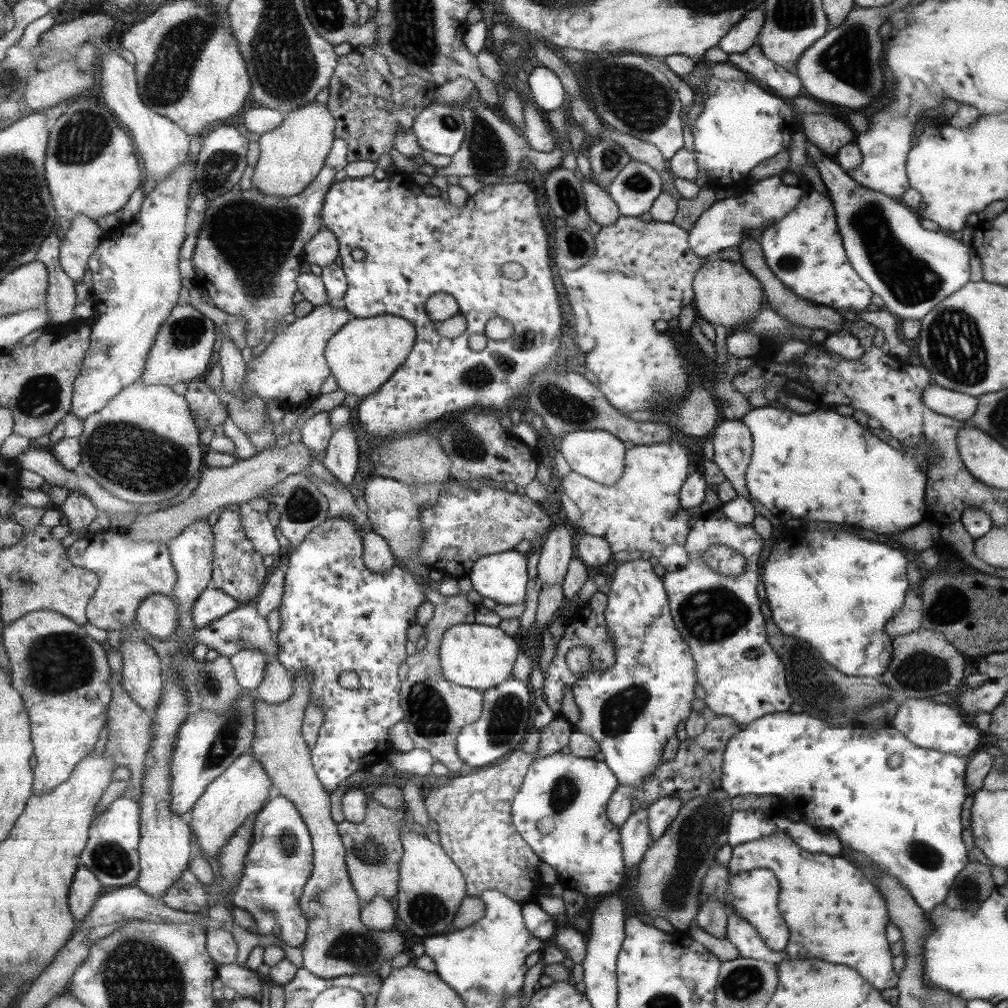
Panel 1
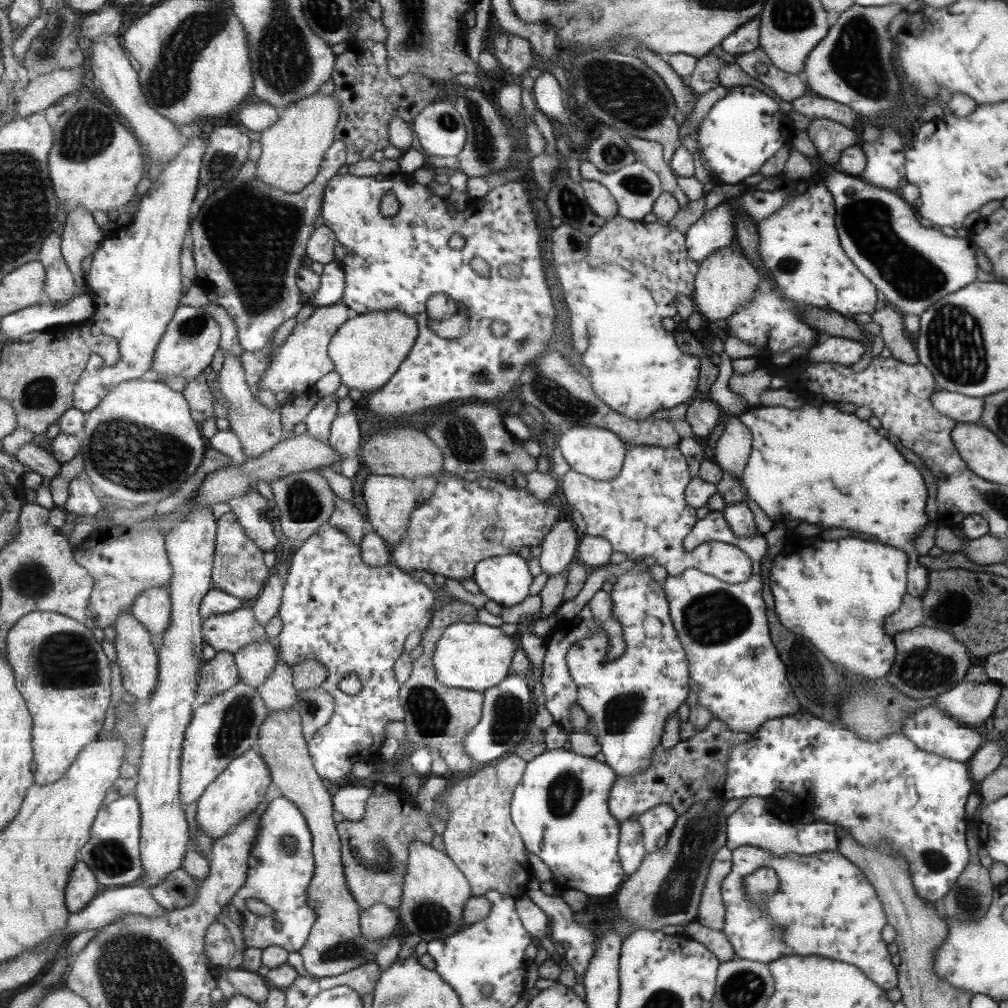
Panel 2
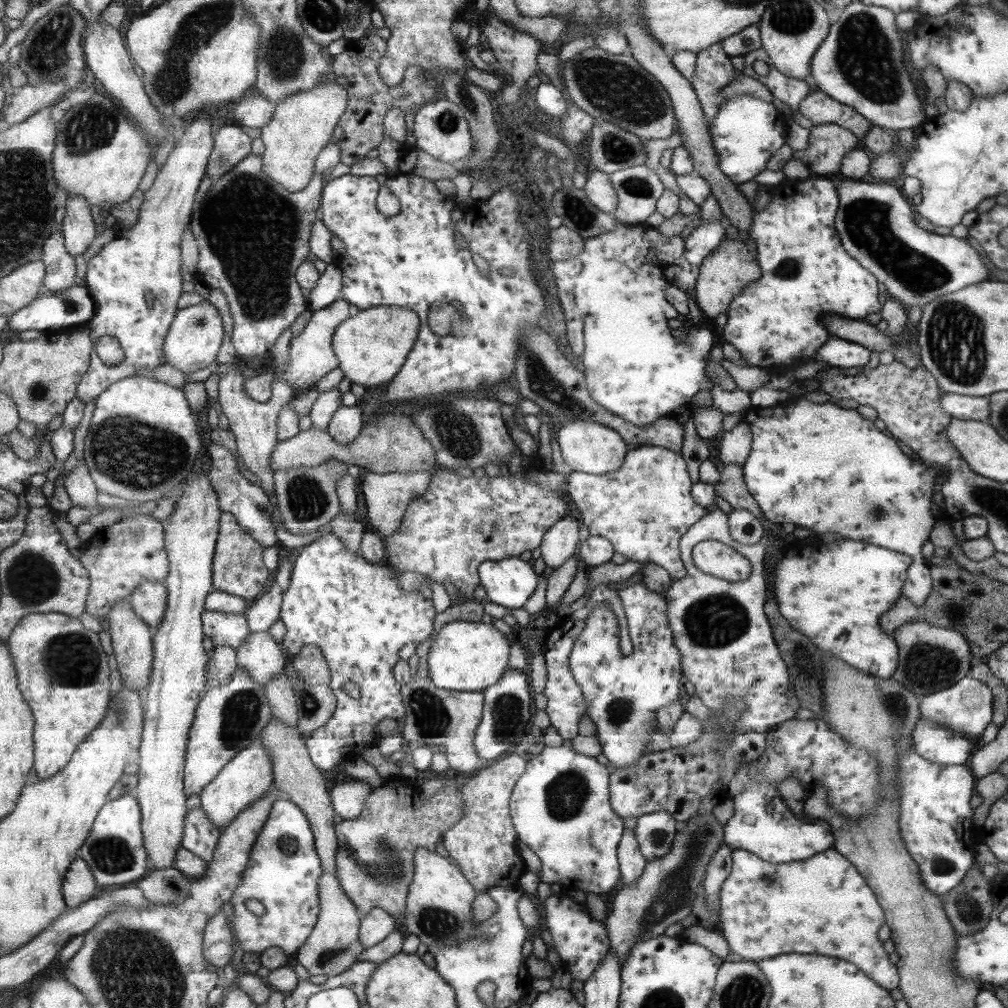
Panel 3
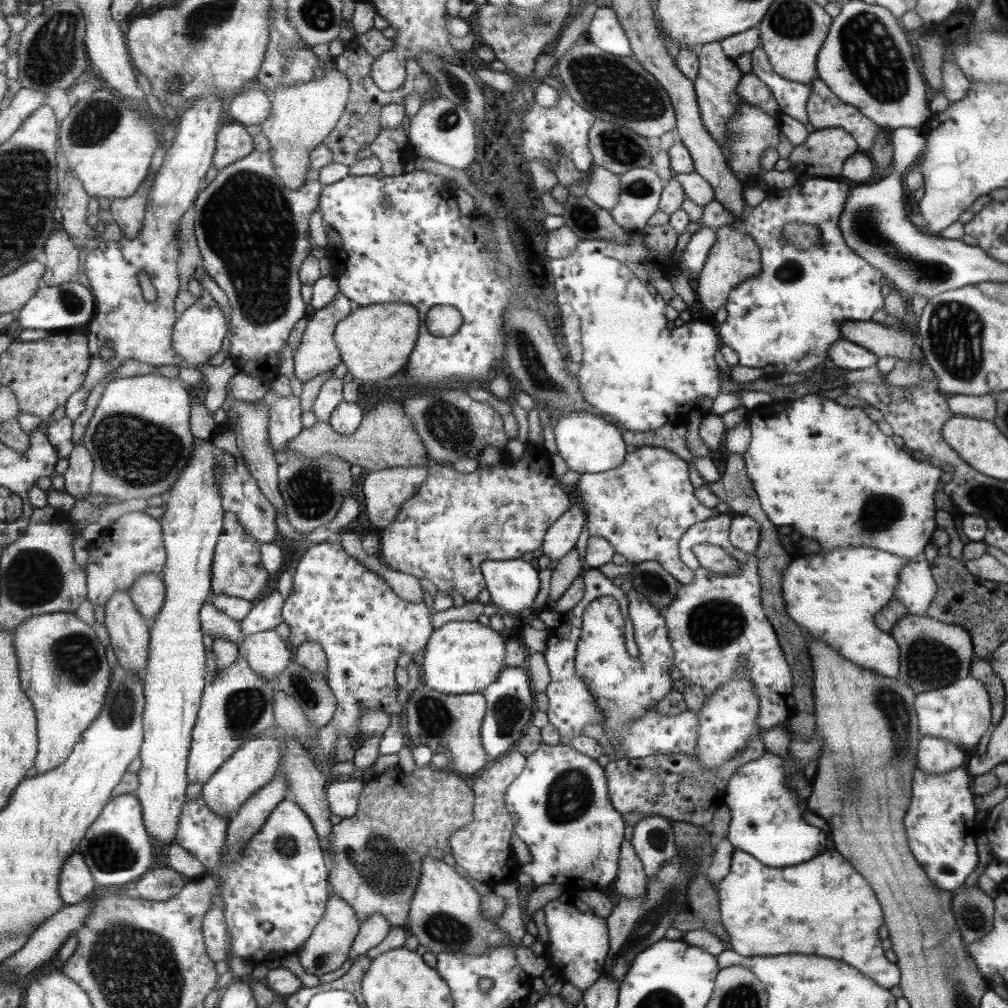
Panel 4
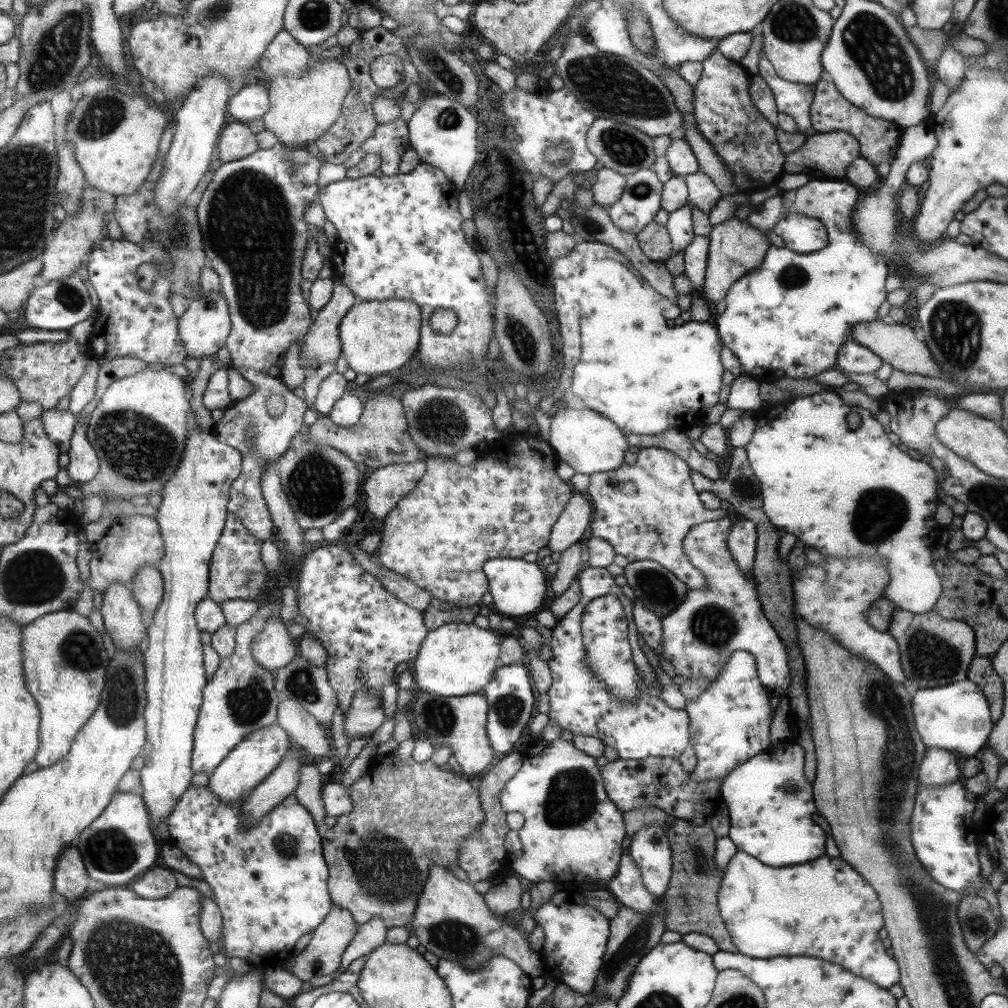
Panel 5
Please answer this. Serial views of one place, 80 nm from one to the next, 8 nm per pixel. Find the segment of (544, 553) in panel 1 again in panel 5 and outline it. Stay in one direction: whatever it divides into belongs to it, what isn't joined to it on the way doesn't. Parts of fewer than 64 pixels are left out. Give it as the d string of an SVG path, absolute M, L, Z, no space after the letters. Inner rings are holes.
M573 493L549 534L551 553L561 553L569 546L588 536L592 519L590 502L579 493Z

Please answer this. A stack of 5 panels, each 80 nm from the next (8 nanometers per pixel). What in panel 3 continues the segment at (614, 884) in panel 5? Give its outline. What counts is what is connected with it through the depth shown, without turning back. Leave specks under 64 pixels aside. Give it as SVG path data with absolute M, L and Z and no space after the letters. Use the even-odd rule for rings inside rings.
M625 829L621 835L620 845L616 848L617 858L620 859L621 878L626 885L636 881L646 863L641 854L634 829Z

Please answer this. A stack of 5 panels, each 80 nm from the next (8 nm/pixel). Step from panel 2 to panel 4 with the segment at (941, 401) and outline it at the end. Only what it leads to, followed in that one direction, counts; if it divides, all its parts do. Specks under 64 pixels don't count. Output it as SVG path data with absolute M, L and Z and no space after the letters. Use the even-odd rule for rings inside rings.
M950 395L947 396L948 409L955 415L964 415L969 418L985 419L992 421L995 416L995 401L992 395L983 396L965 396Z

